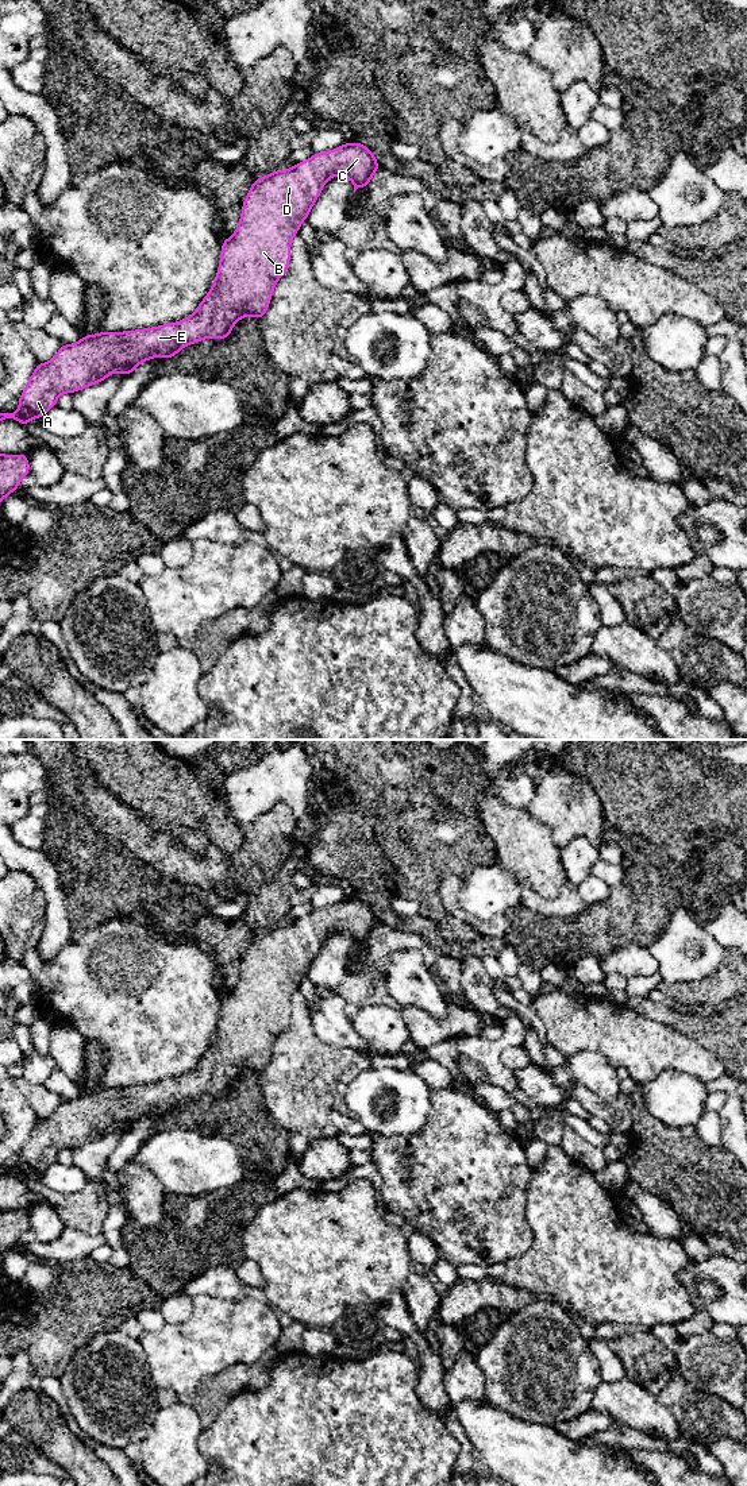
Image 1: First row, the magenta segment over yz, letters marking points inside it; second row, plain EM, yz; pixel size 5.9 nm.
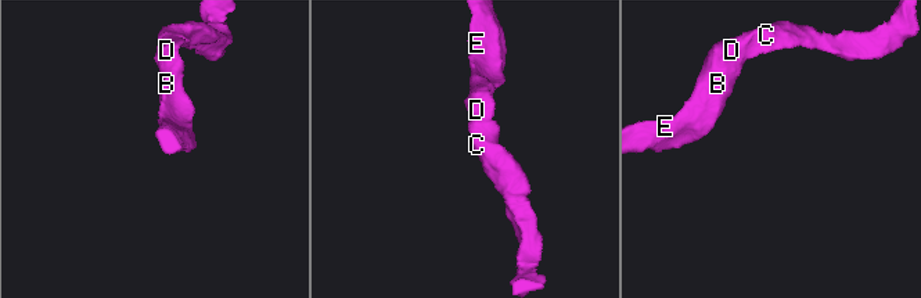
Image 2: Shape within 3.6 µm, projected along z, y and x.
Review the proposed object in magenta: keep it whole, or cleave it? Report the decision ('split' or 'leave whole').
leave whole

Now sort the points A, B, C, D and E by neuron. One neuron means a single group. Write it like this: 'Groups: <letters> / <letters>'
Groups: A B C D E

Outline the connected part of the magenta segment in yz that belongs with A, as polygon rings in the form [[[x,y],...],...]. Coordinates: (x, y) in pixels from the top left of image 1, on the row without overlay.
[[[346,898],[336,906],[313,908],[309,916],[305,915],[289,926],[277,926],[255,934],[242,961],[239,981],[231,993],[222,997],[220,1019],[212,1043],[189,1073],[154,1084],[85,1091],[78,1099],[62,1100],[50,1118],[36,1120],[18,1157],[20,1166],[0,1167],[0,1177],[15,1174],[24,1182],[35,1173],[42,1177],[45,1169],[57,1162],[57,1154],[63,1149],[96,1140],[113,1128],[130,1131],[145,1116],[155,1112],[174,1113],[181,1104],[201,1095],[227,1095],[236,1077],[244,1072],[261,1076],[269,1064],[276,1038],[288,1027],[290,997],[327,937],[332,931],[350,934],[355,947],[358,943],[367,943],[378,925],[369,903],[359,898]]]

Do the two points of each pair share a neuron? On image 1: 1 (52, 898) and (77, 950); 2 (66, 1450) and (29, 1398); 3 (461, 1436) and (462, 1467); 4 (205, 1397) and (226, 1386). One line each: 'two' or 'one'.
1: two
2: one
3: one
4: one

